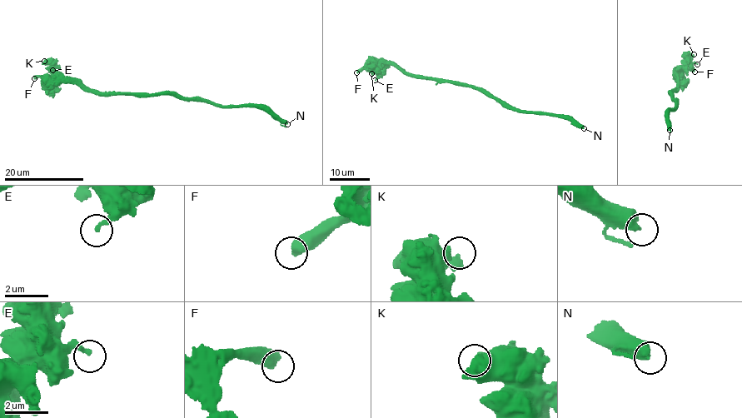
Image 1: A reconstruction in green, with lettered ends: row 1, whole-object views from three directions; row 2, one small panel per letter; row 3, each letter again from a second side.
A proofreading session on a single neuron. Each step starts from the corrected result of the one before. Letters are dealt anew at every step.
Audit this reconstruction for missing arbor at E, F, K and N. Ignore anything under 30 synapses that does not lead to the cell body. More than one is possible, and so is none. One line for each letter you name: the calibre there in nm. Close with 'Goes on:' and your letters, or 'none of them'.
F: Thickness 600 nm
Goes on: F

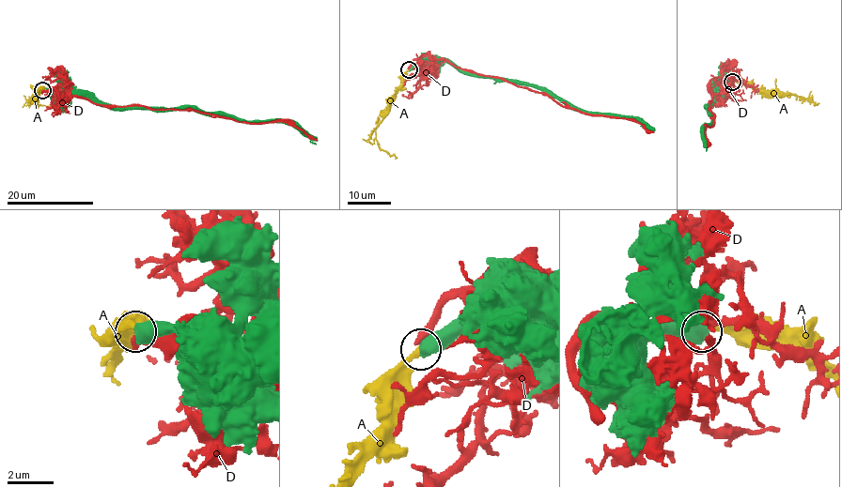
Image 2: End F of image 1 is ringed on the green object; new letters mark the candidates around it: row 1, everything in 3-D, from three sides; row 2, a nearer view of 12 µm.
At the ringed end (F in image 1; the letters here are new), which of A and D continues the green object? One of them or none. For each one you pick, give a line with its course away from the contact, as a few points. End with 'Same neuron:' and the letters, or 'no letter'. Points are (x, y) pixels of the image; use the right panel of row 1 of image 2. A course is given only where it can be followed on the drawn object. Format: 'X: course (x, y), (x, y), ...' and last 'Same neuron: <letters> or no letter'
Same neuron: no letter

